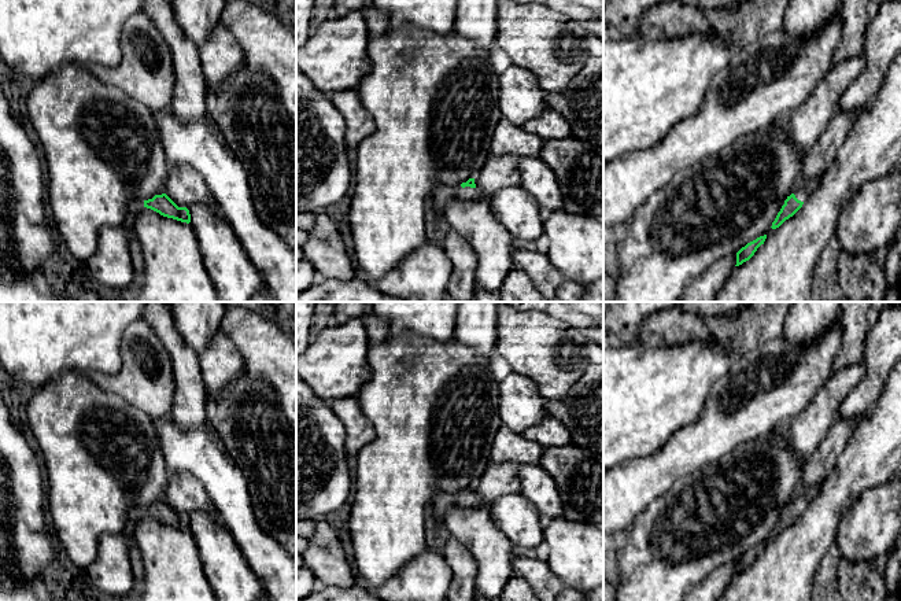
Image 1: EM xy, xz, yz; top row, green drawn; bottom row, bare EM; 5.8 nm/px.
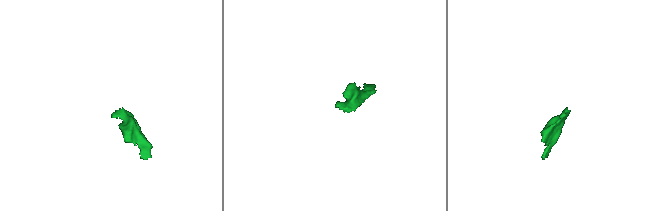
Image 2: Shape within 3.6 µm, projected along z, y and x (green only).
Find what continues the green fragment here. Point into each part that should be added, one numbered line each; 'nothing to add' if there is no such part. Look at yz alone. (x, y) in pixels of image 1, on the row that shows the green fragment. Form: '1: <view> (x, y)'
1: yz (804, 190)

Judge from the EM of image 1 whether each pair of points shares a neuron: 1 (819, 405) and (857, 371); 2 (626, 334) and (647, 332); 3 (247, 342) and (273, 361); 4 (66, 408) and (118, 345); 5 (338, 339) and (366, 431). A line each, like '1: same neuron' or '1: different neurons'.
1: same neuron
2: different neurons
3: same neuron
4: different neurons
5: same neuron

